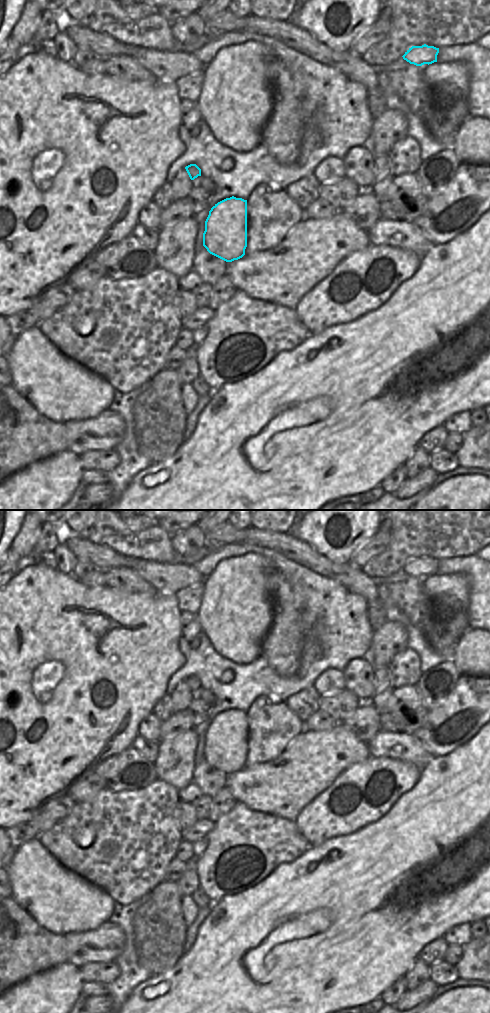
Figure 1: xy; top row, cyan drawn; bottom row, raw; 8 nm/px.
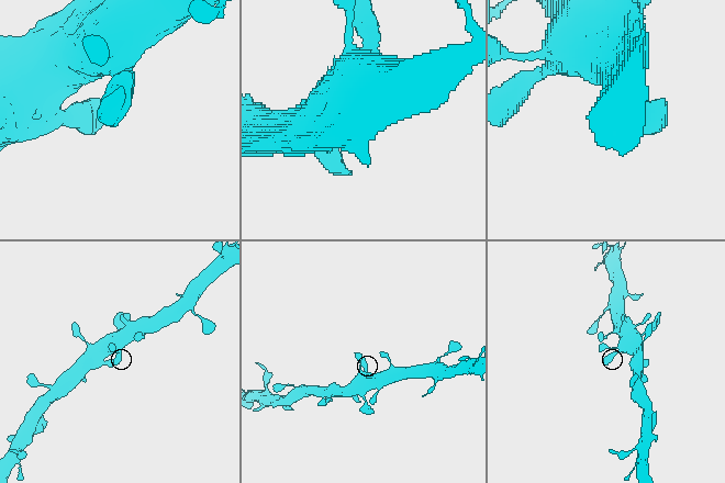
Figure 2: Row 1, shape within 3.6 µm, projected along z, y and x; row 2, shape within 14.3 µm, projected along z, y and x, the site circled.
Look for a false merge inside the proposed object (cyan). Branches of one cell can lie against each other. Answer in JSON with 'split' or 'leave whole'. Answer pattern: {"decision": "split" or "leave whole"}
{"decision": "leave whole"}

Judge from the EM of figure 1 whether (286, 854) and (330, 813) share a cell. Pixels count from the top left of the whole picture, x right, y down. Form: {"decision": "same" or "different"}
{"decision": "different"}

